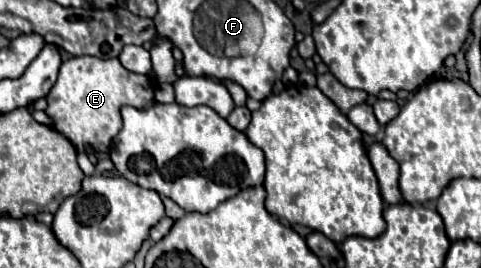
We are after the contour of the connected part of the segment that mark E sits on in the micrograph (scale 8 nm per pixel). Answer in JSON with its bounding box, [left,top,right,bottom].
[45,57,155,151]

